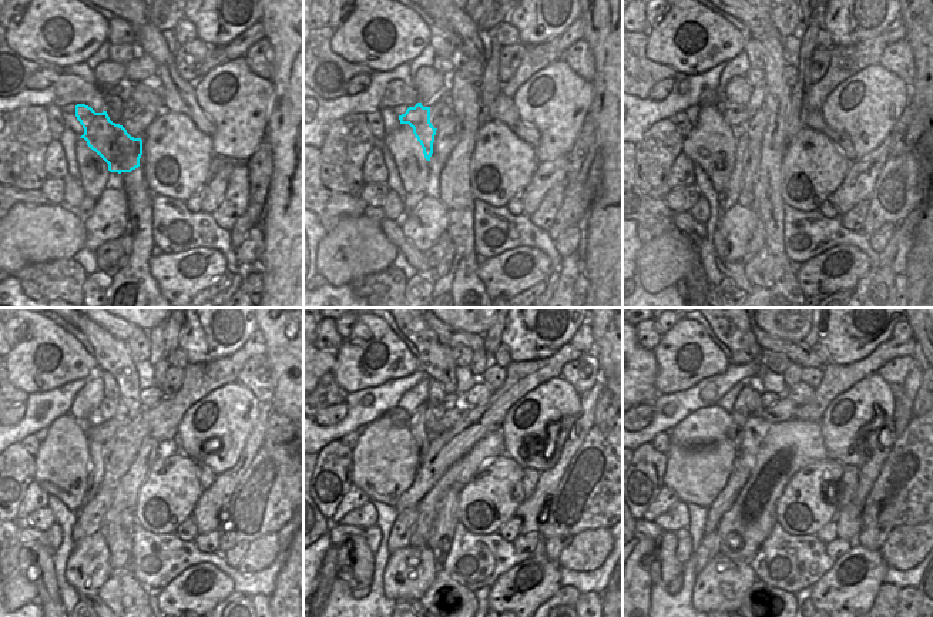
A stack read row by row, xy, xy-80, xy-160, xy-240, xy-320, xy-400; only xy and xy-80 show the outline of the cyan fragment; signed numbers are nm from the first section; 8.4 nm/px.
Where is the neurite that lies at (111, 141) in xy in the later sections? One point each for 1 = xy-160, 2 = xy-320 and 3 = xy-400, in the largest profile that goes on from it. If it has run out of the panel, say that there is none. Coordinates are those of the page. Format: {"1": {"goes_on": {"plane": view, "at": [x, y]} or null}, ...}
{"1": {"goes_on": {"plane": "xy-160", "at": [737, 116]}}, "2": {"goes_on": {"plane": "xy-320", "at": [450, 416]}}, "3": {"goes_on": {"plane": "xy-400", "at": [784, 409]}}}

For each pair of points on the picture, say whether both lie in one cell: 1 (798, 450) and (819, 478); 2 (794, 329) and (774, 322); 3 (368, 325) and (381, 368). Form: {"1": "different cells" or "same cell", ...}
{"1": "different cells", "2": "same cell", "3": "same cell"}

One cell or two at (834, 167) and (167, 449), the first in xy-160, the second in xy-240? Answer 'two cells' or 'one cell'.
two cells

